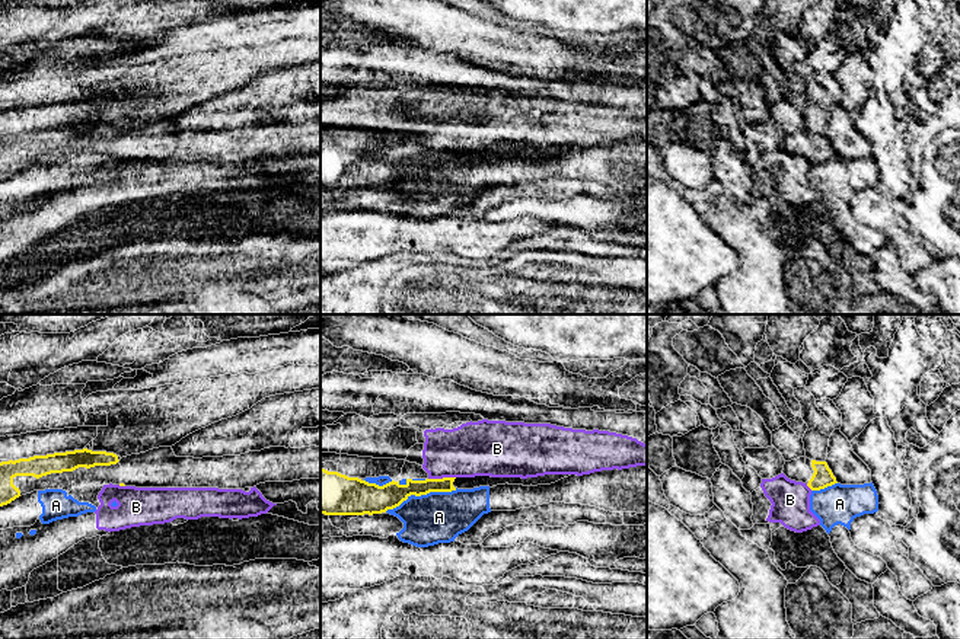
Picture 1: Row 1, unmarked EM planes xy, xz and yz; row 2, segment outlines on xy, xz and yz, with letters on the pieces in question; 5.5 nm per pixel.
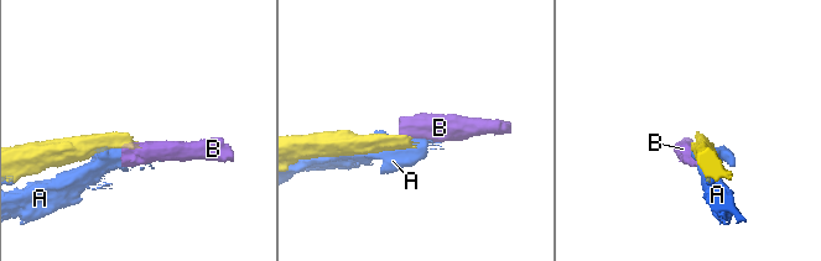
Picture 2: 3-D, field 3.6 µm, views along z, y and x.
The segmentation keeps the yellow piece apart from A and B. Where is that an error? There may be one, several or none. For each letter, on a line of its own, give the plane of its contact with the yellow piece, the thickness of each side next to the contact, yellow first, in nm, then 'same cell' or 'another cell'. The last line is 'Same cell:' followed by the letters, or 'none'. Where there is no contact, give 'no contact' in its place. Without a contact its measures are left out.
A: contact in xz; calibres 160 and 280 nm; another cell
B: contact in xz; calibres 90 and 300 nm; another cell
Same cell: none

